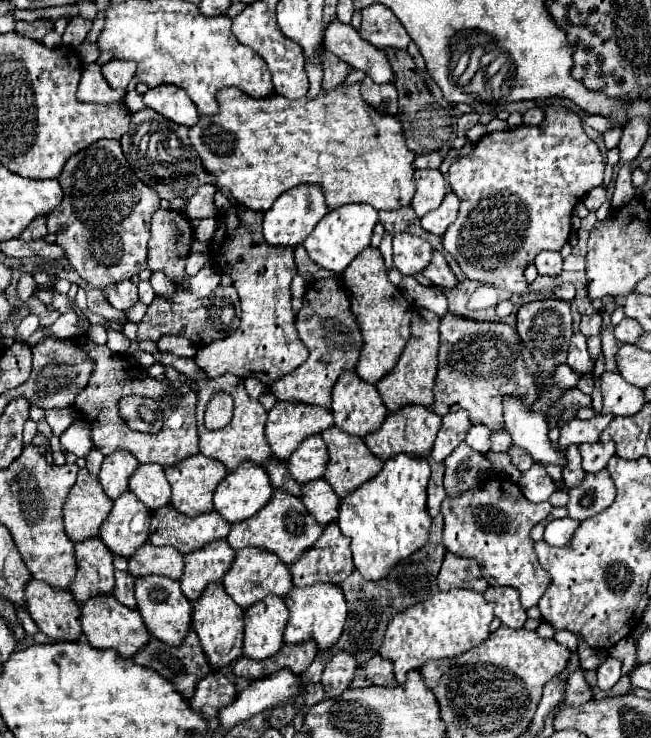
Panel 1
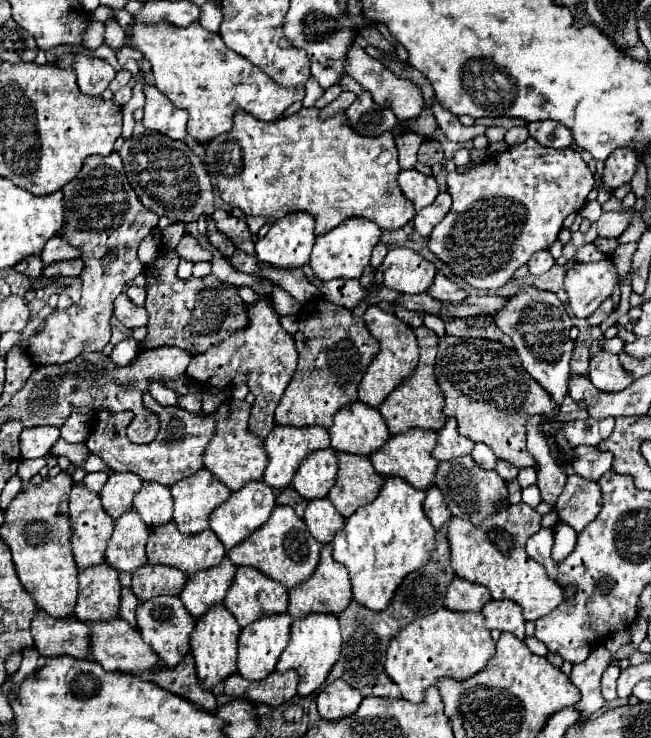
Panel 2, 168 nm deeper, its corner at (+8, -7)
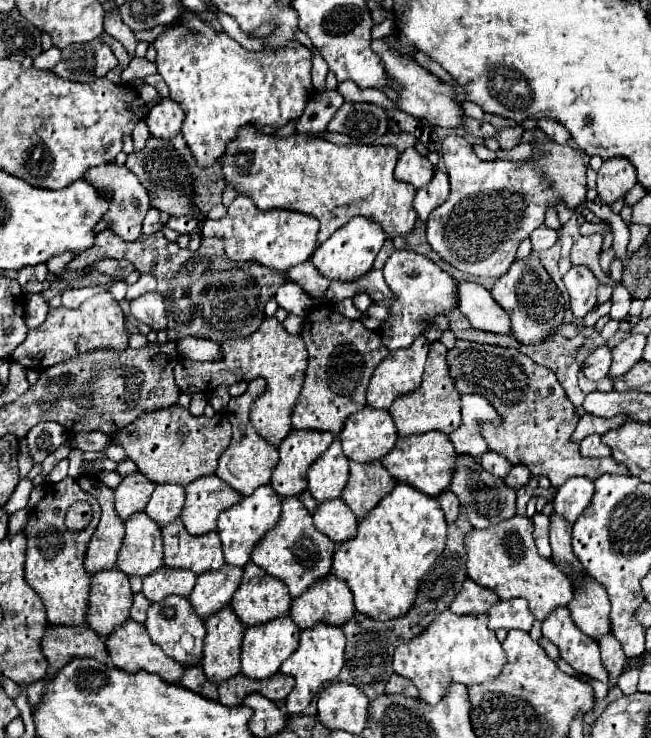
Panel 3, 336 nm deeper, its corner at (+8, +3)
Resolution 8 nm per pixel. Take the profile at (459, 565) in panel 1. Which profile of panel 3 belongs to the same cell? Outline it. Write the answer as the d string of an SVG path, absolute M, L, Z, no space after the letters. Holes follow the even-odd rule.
M466 578L458 596L452 600L450 610L454 614L486 614L490 606L496 602L498 602L498 596L492 590L482 588L474 580Z

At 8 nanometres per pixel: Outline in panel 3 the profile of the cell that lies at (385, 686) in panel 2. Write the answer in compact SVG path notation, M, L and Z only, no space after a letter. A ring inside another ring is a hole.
M392 674L390 680L386 682L386 692L388 694L404 694L410 698L418 698L418 690L414 688L414 684L398 674Z

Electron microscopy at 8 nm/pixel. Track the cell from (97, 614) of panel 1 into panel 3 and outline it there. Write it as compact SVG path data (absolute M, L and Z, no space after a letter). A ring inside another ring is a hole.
M126 620L122 626L114 628L114 632L106 636L106 650L108 650L110 662L112 662L116 668L126 670L126 672L146 670L146 672L158 674L162 680L174 682L174 684L178 684L178 680L180 680L180 676L182 676L182 672L184 672L184 666L182 666L182 664L178 664L176 660L172 660L170 656L166 656L166 654L162 652L162 648L158 648L158 646L150 640L144 624L138 624L138 622L134 622L134 620Z

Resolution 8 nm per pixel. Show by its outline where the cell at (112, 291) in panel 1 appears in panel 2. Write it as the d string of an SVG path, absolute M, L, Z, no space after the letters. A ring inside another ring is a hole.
M120 294L114 302L114 316L128 328L140 328L148 324L148 312L144 306L136 306L126 294Z

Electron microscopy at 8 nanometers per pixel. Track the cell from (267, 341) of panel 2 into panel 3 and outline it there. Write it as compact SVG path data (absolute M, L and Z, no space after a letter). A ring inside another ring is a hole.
M270 316L270 318L264 318L258 332L238 340L224 340L220 346L222 346L222 354L216 360L210 360L210 362L194 362L186 358L178 360L174 366L178 388L186 394L194 394L194 392L208 392L210 388L220 384L230 386L238 380L250 382L254 378L264 378L266 392L262 392L262 396L258 396L258 402L252 404L250 424L256 428L256 432L264 440L278 446L282 438L292 430L290 412L300 394L304 370L308 364L308 352L304 348L302 338L288 334L282 322Z

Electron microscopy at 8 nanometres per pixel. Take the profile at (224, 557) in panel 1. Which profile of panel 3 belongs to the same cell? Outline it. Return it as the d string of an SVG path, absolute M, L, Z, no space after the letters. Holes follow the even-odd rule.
M224 564L214 572L202 572L196 576L196 586L188 600L200 618L208 618L210 614L230 604L230 598L240 586L240 580L242 568L234 568L232 564Z

